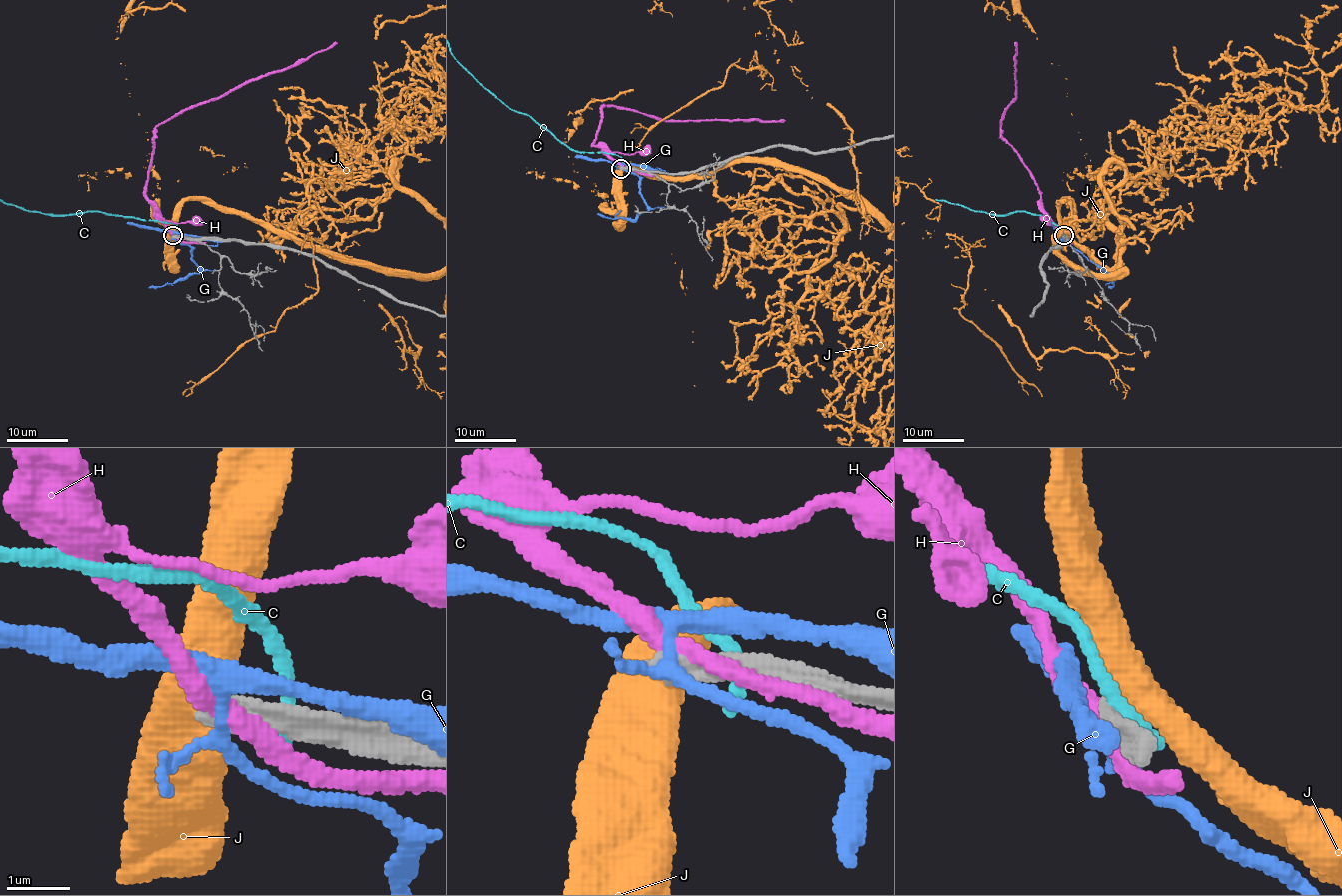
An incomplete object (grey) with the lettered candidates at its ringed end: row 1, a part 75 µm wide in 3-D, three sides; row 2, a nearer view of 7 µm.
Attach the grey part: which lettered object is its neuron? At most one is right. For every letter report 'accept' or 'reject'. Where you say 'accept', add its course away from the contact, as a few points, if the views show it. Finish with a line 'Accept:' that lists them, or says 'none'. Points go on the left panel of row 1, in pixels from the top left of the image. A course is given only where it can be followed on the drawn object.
C: reject
G: reject
H: reject
J: reject
Accept: none

